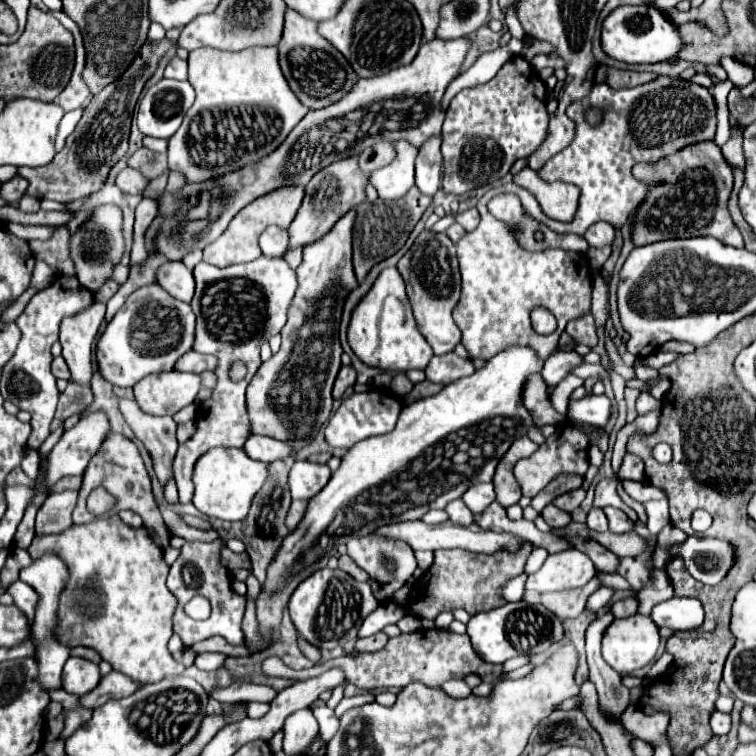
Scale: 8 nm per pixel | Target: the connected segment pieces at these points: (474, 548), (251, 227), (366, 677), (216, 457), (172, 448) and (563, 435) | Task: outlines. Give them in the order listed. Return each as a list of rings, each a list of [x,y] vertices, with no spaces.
[[[411,520],[411,522],[397,522],[391,526],[381,526],[379,530],[375,530],[379,536],[385,538],[393,538],[393,540],[401,540],[407,542],[413,550],[439,550],[439,548],[465,548],[471,552],[483,552],[483,554],[493,554],[499,548],[507,548],[507,550],[517,550],[519,544],[523,542],[521,538],[513,536],[513,534],[495,534],[495,532],[487,532],[483,528],[479,528],[477,524],[469,524],[469,526],[459,526],[453,522],[443,522],[437,526],[429,526],[421,520]]]
[[[283,186],[279,190],[273,190],[271,194],[263,194],[263,198],[255,198],[255,202],[247,204],[229,224],[229,228],[209,246],[205,246],[203,250],[203,260],[207,264],[213,264],[217,268],[225,268],[231,264],[241,264],[241,262],[251,262],[255,258],[261,256],[261,250],[257,246],[257,240],[261,236],[261,232],[275,224],[283,230],[289,228],[289,224],[293,222],[301,202],[303,202],[303,194],[305,194],[305,186]]]
[[[441,628],[417,630],[417,632],[411,632],[411,634],[401,634],[397,638],[391,638],[387,642],[387,646],[383,650],[379,650],[379,652],[365,652],[365,654],[359,654],[359,656],[341,656],[341,658],[335,658],[331,662],[317,664],[317,666],[313,666],[309,670],[294,670],[275,656],[265,659],[261,668],[269,676],[307,680],[311,676],[321,674],[323,670],[327,670],[331,666],[341,666],[345,670],[345,674],[347,674],[347,682],[351,682],[351,684],[355,684],[355,686],[359,686],[363,690],[391,688],[391,686],[403,688],[409,682],[421,682],[425,686],[441,686],[445,680],[463,678],[469,672],[481,674],[483,680],[495,680],[495,678],[501,676],[501,666],[483,662],[475,654],[467,634],[459,636],[459,634],[451,632],[451,630],[441,630]]]
[[[215,448],[203,454],[195,464],[193,482],[193,504],[199,512],[203,512],[209,518],[237,522],[247,516],[247,510],[255,494],[261,490],[263,482],[267,482],[267,464],[247,458],[247,454],[243,454],[243,448]]]
[[[119,398],[119,410],[125,422],[131,426],[135,436],[145,444],[153,458],[155,474],[161,484],[173,474],[171,464],[177,452],[177,422],[171,416],[151,416],[145,414],[135,400]]]
[[[559,424],[557,430],[559,432],[549,436],[545,440],[545,444],[541,444],[539,450],[533,456],[519,460],[515,464],[515,468],[513,468],[515,478],[517,478],[517,482],[521,486],[521,494],[527,496],[527,498],[533,498],[535,494],[539,494],[559,474],[579,474],[579,476],[585,476],[585,472],[589,468],[589,462],[587,462],[589,440],[583,434],[583,430],[573,426],[573,424]]]

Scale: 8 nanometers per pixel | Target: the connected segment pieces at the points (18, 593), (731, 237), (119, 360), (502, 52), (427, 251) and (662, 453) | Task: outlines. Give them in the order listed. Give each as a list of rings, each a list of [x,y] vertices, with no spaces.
[[[17,580],[13,582],[7,592],[13,596],[15,600],[15,606],[19,606],[27,616],[29,616],[29,622],[33,622],[33,612],[35,612],[35,604],[39,600],[39,596],[35,594],[35,590],[31,590],[31,586],[27,586],[25,582]]]
[[[715,142],[691,144],[679,150],[679,154],[661,158],[651,166],[637,164],[633,172],[637,178],[651,182],[647,200],[641,204],[635,216],[635,246],[647,246],[669,238],[713,236],[727,246],[743,248],[741,232],[727,210],[727,200],[733,188],[733,170],[725,162],[721,148]]]
[[[149,284],[135,290],[107,324],[97,342],[99,370],[113,386],[135,386],[147,374],[173,370],[175,362],[193,348],[193,342],[195,314],[191,306],[171,298],[159,284]]]
[[[511,38],[509,44],[499,46],[495,52],[485,52],[485,54],[481,54],[479,60],[477,60],[467,72],[463,72],[463,76],[459,76],[459,78],[455,78],[455,82],[451,82],[451,86],[447,88],[447,92],[445,92],[445,96],[443,96],[443,108],[447,108],[449,102],[451,102],[451,98],[453,98],[457,92],[461,92],[463,88],[489,82],[489,80],[497,74],[497,70],[501,70],[501,66],[503,66],[507,60],[511,60],[511,56],[519,56],[521,48],[523,48],[523,40]]]
[[[429,230],[421,232],[409,252],[397,262],[397,270],[401,272],[407,284],[407,296],[413,306],[413,314],[421,334],[431,344],[437,356],[453,352],[453,348],[461,342],[461,330],[455,326],[451,312],[461,296],[461,276],[459,264],[455,256],[455,244],[445,234],[433,234]]]
[[[660,443],[653,449],[654,458],[660,463],[668,463],[672,459],[672,449],[666,443]]]

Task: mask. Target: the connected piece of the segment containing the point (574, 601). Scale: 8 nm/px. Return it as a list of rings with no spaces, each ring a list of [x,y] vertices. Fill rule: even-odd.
[[[595,576],[589,584],[575,588],[575,590],[567,590],[567,592],[553,592],[553,594],[534,594],[525,591],[522,600],[527,604],[543,604],[545,608],[549,608],[553,614],[557,614],[561,620],[567,618],[577,618],[583,610],[585,610],[585,602],[587,598],[599,590],[603,584],[599,580],[599,576]]]

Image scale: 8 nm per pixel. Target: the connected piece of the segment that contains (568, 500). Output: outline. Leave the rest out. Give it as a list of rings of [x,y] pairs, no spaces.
[[[577,488],[573,492],[567,492],[567,494],[561,494],[553,500],[553,504],[565,512],[573,512],[585,498],[585,490],[583,488]]]

